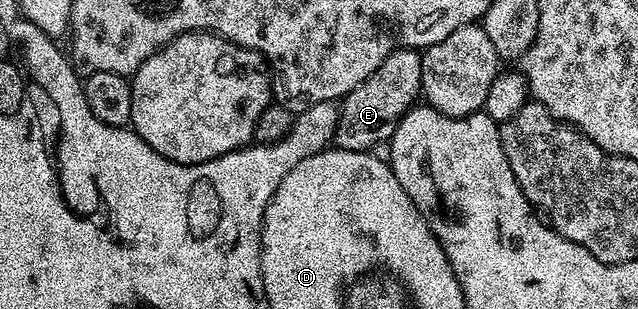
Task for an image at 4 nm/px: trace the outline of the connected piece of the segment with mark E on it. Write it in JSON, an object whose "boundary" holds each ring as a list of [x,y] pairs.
{"boundary":[[[400,48],[392,52],[354,90],[350,90],[339,105],[340,117],[334,137],[335,147],[351,152],[367,152],[375,149],[375,144],[391,141],[396,125],[417,103],[421,95],[422,78],[421,53],[414,48]]]}

